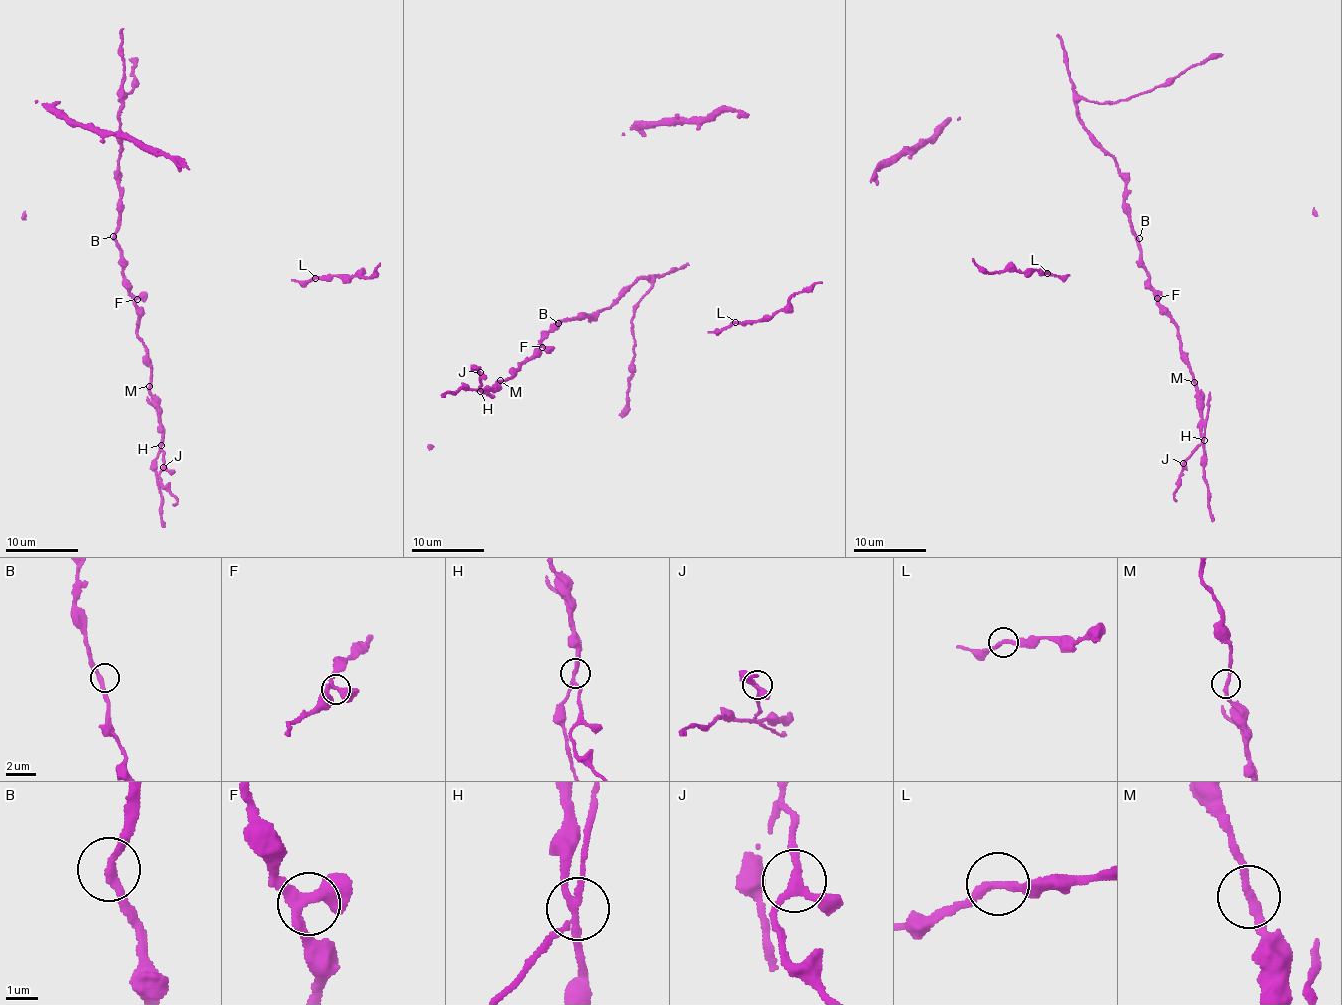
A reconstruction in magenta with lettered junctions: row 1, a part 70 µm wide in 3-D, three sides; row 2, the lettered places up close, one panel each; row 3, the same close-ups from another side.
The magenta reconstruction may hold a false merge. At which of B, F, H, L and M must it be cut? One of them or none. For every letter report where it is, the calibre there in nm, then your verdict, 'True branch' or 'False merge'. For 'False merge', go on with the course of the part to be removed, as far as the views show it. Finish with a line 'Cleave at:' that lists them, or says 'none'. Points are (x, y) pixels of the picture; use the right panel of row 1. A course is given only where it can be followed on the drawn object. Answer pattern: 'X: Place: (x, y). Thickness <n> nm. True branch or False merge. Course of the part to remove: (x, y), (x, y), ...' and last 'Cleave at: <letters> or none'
B: Place: (1139, 238). Thickness 240 nm. True branch
F: Place: (1157, 298). Thickness 320 nm. True branch
H: Place: (1204, 440). Thickness 200 nm. False merge. Course of the part to remove: (1204, 439), (1181, 472), (1174, 496), (1176, 500)
L: Place: (1047, 273). Thickness 240 nm. True branch
M: Place: (1194, 382). Thickness 240 nm. True branch
Cleave at: H

